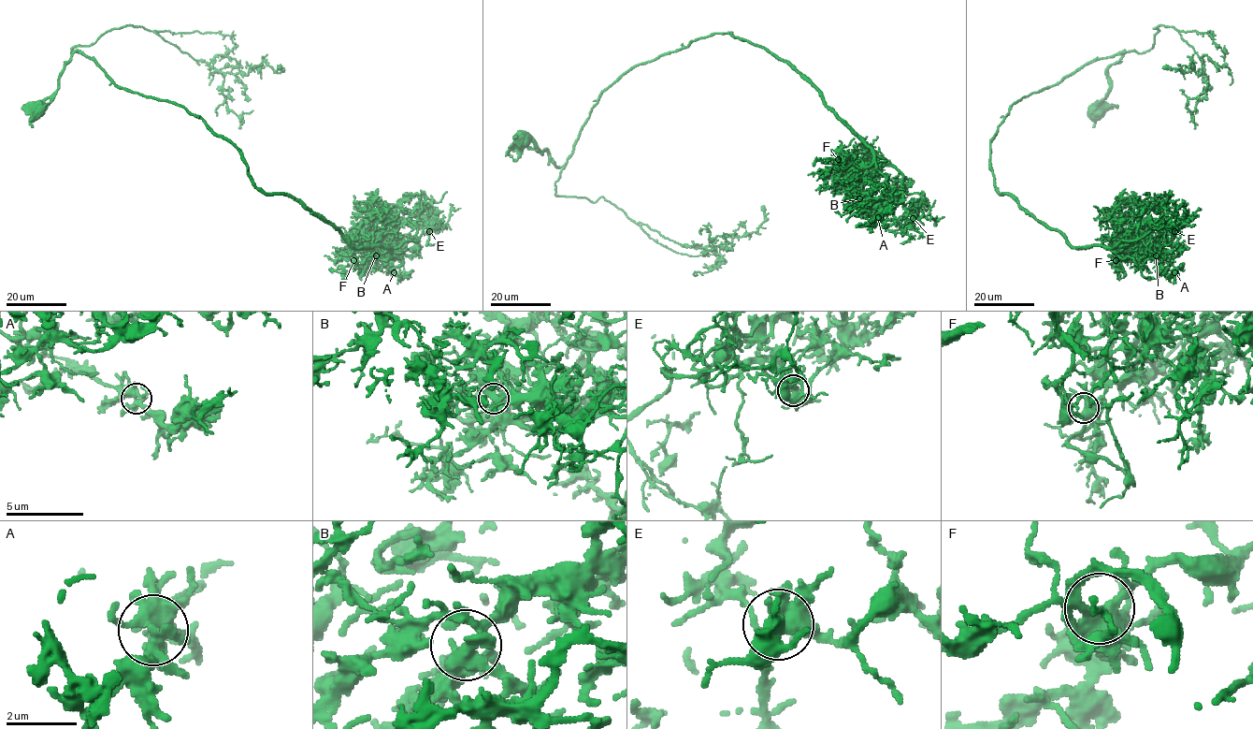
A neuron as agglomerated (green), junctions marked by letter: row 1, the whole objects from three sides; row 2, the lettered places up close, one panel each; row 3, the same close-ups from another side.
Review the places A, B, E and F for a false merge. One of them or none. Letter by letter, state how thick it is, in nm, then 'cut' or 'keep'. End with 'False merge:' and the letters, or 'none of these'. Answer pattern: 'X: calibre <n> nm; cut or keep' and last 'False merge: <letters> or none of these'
A: calibre 440 nm; keep
B: calibre 400 nm; keep
E: calibre 480 nm; keep
F: calibre 480 nm; keep
False merge: none of these

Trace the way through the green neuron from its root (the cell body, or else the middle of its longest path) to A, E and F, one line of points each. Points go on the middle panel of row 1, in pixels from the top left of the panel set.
A: (525, 138), (562, 167), (601, 94), (623, 75), (727, 33), (786, 61), (870, 149), (892, 196), (877, 217)
E: (525, 138), (562, 167), (623, 75), (727, 33), (796, 69), (928, 205), (927, 219), (913, 218)
F: (525, 138), (562, 167), (601, 94), (623, 75), (727, 33), (786, 61), (873, 162), (843, 168), (838, 159)

